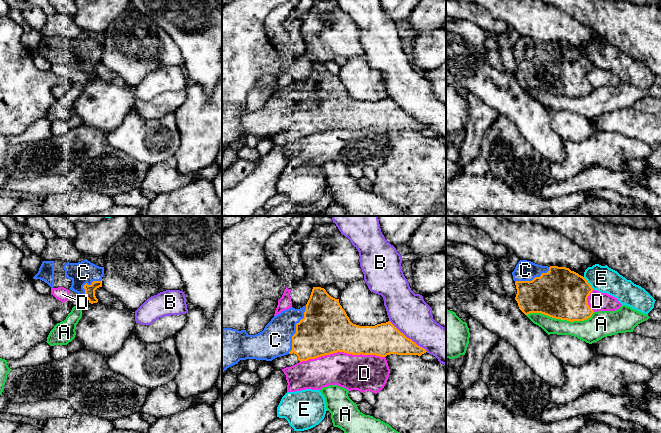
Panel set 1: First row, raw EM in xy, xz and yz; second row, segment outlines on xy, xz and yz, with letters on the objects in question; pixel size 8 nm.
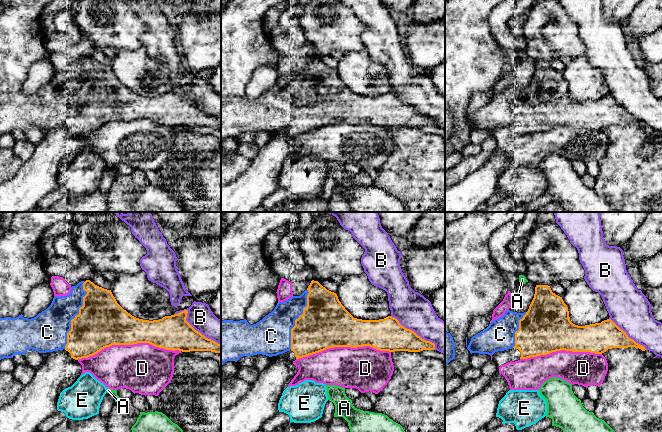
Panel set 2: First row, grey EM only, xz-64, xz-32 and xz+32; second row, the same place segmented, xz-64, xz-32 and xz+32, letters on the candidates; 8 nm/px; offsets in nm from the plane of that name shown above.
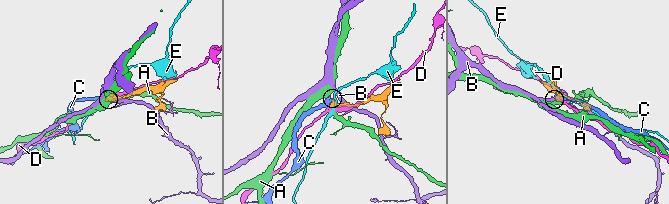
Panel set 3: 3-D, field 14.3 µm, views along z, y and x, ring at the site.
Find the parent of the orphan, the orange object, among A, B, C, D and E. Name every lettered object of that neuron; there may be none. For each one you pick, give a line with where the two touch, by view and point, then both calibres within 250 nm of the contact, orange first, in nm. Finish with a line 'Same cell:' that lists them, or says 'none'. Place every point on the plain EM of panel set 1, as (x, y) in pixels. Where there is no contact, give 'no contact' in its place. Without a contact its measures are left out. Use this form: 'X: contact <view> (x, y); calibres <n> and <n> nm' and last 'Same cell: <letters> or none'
C: contact xz (296, 105); calibres 400 and 260 nm
Same cell: C

